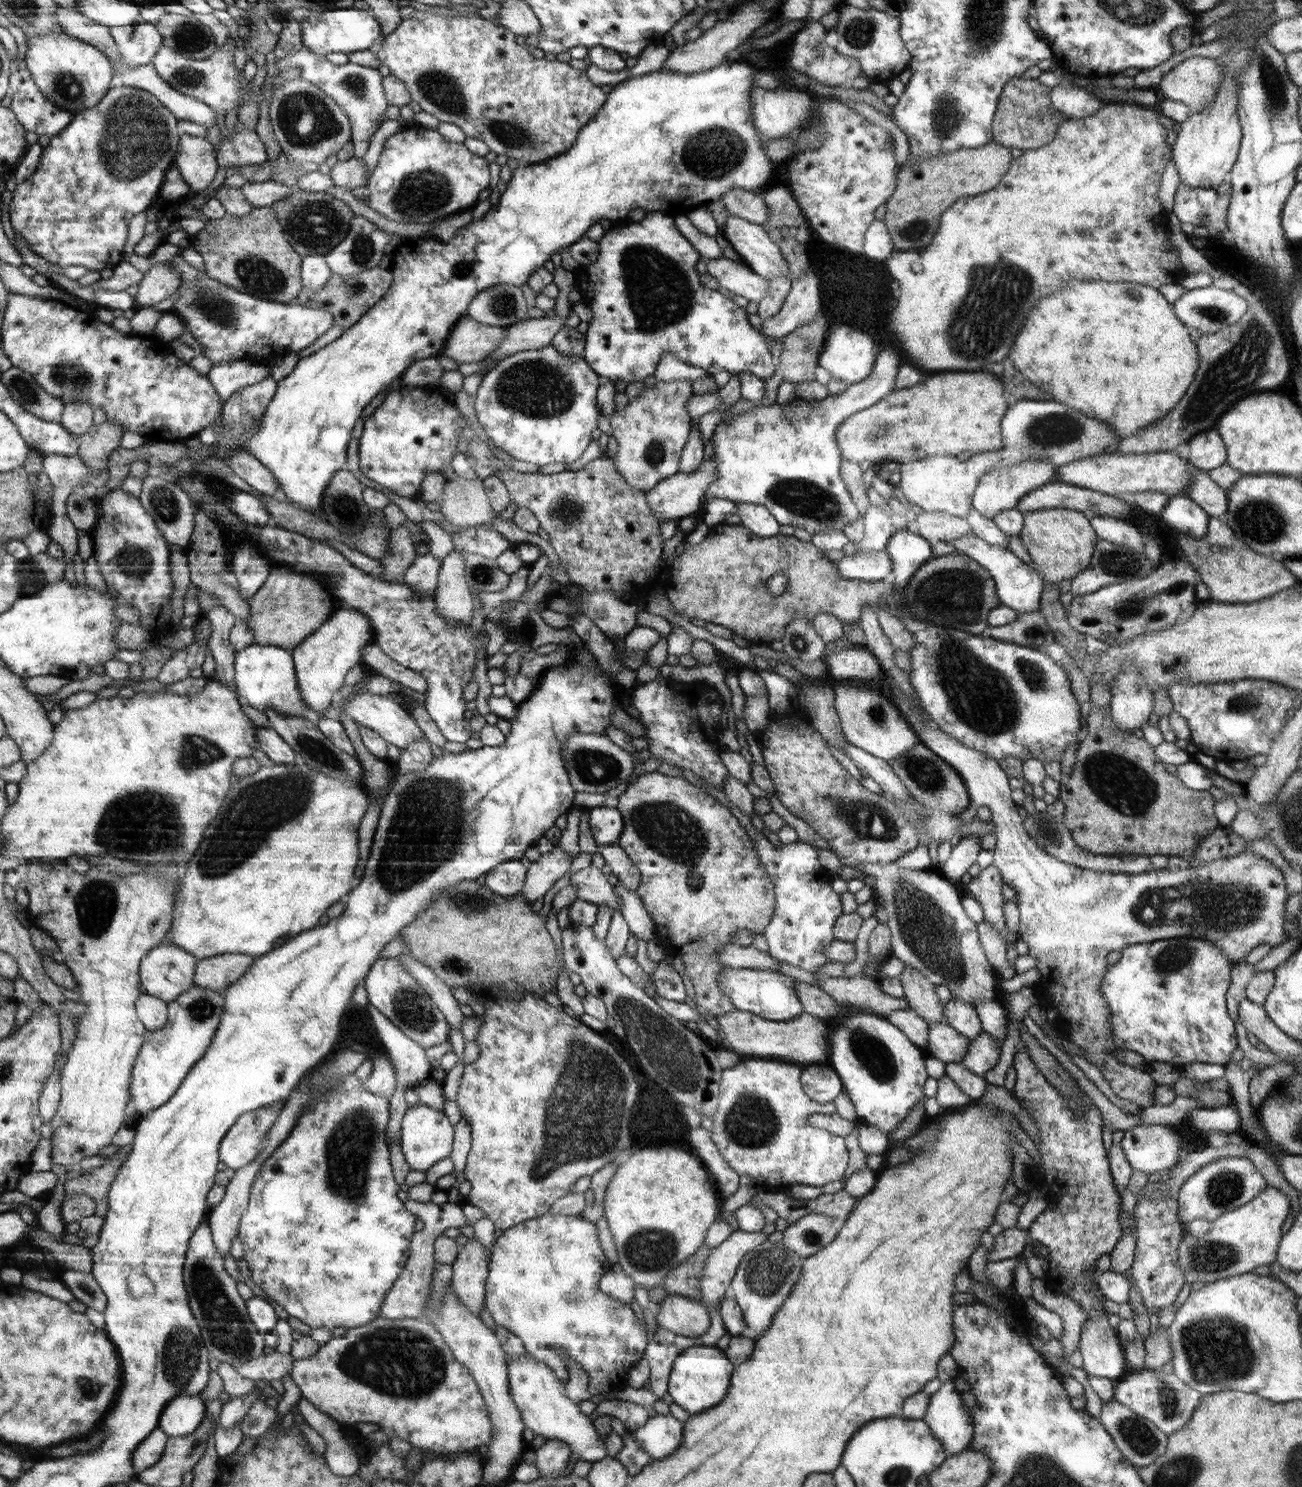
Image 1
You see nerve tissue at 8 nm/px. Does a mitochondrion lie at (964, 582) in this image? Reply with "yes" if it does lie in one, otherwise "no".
yes

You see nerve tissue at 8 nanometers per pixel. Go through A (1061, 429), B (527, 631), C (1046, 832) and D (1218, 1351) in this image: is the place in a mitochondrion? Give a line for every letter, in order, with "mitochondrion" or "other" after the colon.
A: mitochondrion
B: other
C: mitochondrion
D: mitochondrion

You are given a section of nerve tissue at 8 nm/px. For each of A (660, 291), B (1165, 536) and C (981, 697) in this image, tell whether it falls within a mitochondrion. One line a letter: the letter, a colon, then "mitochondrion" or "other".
A: mitochondrion
B: other
C: mitochondrion

